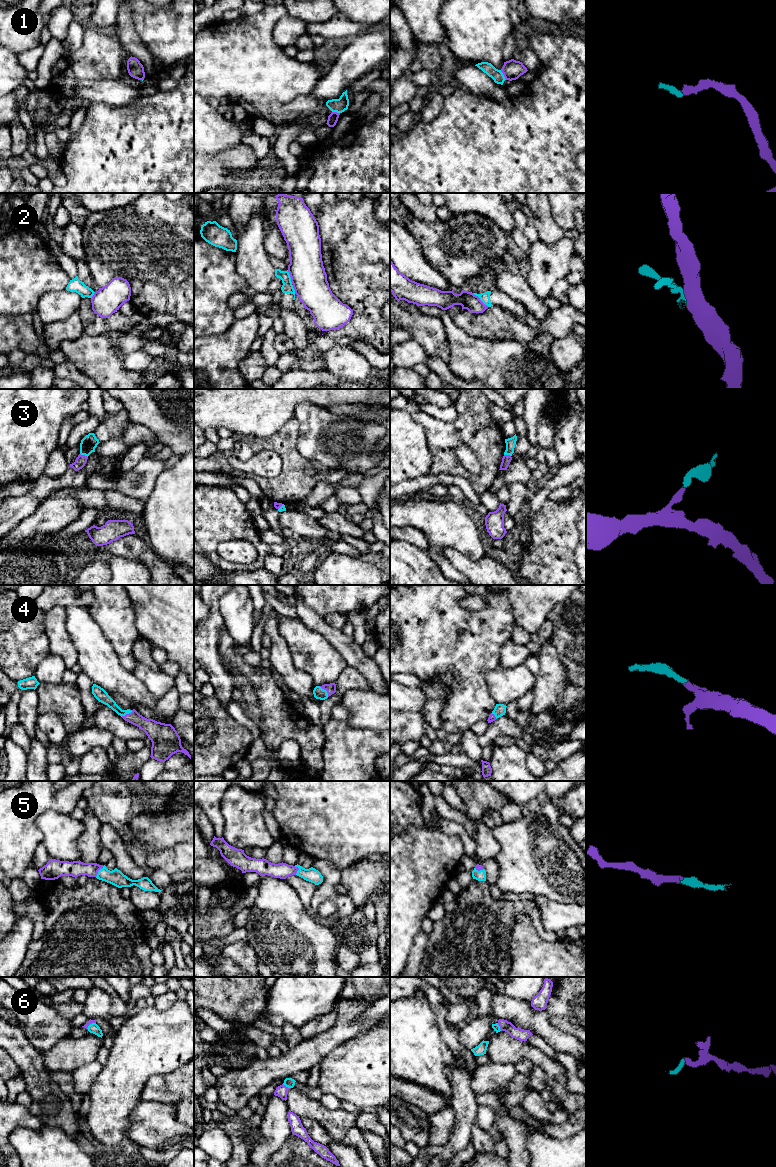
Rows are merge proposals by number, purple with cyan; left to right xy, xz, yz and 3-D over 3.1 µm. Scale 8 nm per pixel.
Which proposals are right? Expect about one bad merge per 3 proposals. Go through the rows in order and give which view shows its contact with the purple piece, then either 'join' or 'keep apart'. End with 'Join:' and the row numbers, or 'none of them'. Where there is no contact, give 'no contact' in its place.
1: meets purple in yz; join
2: meets purple in yz; keep apart
3: meets purple in xy; join
4: meets purple in xz; join
5: meets purple in xy; join
6: meets purple in xz; join
Join: 1, 3, 4, 5, 6

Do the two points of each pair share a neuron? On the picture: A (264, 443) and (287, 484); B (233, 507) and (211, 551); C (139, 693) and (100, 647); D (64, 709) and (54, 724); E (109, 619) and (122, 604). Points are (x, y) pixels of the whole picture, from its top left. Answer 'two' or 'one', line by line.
A: one
B: one
C: one
D: two
E: one

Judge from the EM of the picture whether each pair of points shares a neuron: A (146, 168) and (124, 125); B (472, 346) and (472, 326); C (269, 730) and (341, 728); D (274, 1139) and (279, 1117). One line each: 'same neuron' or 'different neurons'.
A: same neuron
B: different neurons
C: different neurons
D: same neuron

